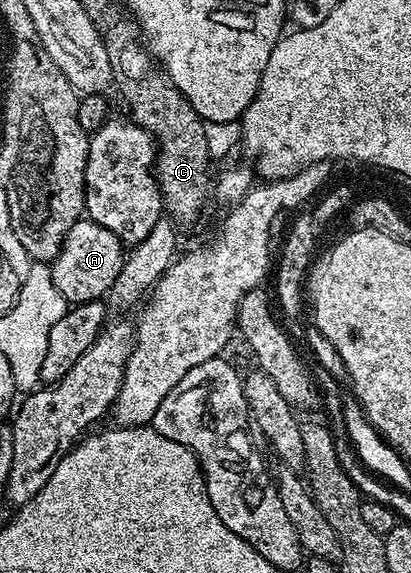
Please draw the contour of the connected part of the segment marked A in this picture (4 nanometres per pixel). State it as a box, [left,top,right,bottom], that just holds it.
[51,218,126,305]

